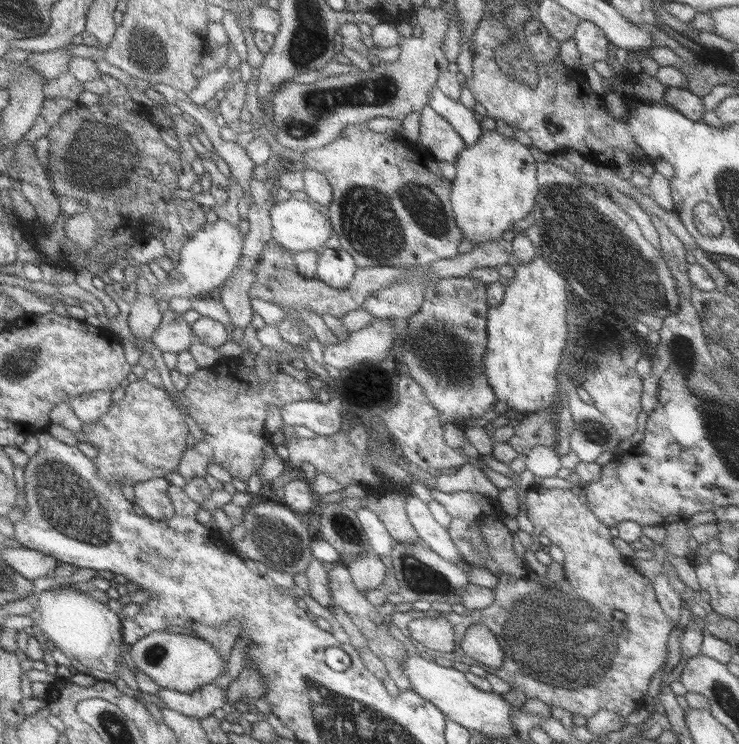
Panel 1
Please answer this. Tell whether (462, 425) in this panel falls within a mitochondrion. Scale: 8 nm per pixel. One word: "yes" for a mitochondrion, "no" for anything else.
no

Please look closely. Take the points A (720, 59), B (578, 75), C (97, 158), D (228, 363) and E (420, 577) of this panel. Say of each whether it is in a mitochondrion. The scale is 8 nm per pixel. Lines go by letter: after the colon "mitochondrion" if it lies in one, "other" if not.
A: other
B: other
C: mitochondrion
D: other
E: mitochondrion

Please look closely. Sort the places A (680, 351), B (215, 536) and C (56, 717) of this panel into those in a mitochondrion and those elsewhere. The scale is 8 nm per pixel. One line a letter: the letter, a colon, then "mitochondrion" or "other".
A: mitochondrion
B: other
C: other

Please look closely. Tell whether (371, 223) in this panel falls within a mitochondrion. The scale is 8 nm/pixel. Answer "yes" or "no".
yes

